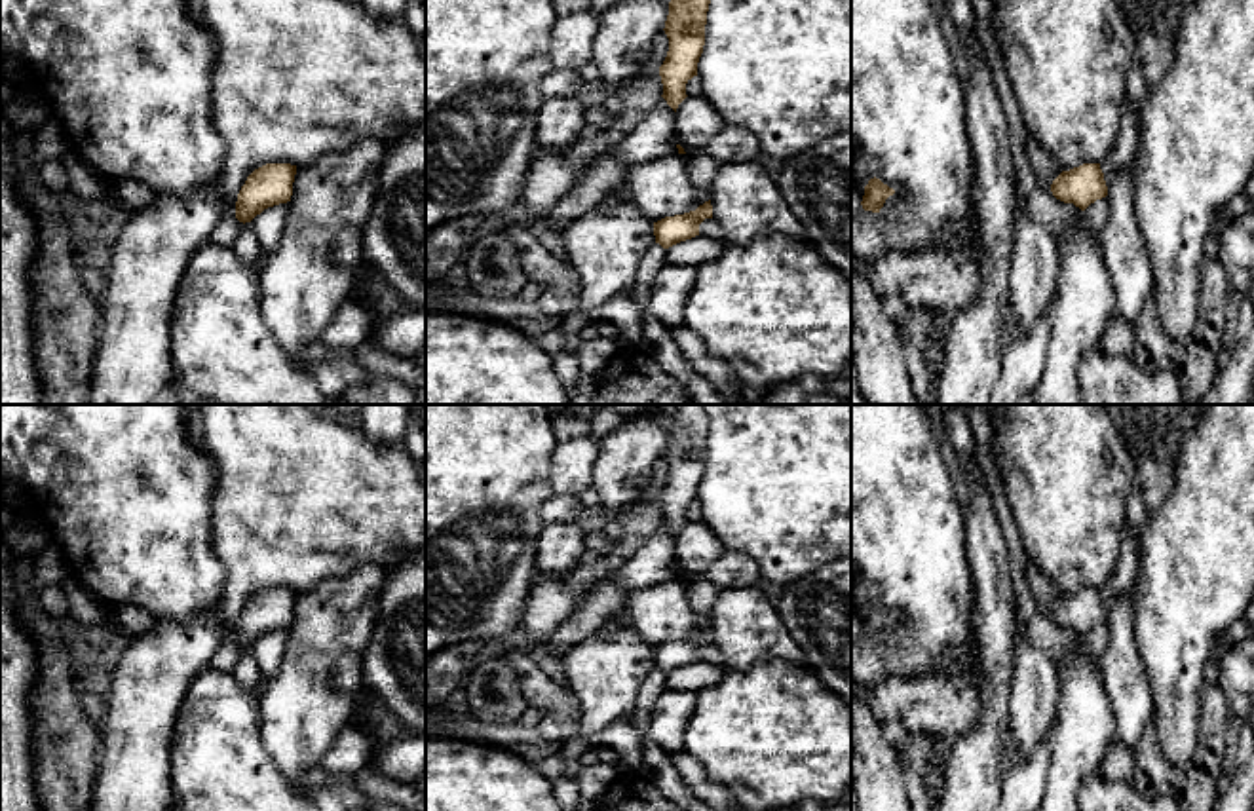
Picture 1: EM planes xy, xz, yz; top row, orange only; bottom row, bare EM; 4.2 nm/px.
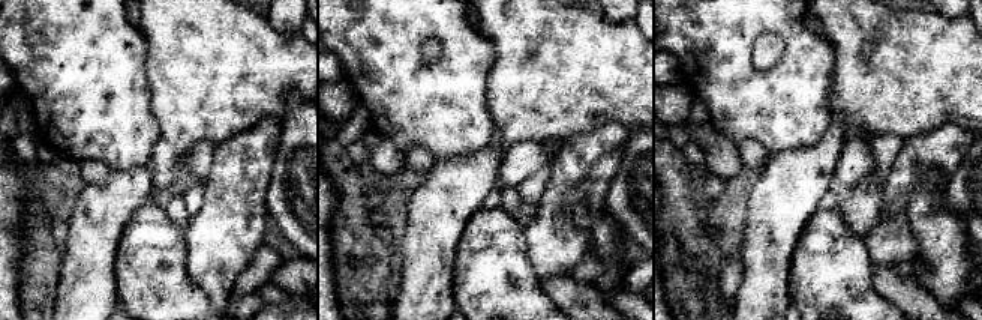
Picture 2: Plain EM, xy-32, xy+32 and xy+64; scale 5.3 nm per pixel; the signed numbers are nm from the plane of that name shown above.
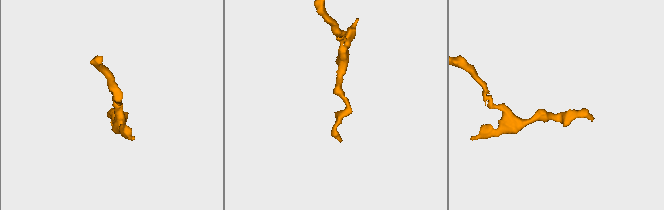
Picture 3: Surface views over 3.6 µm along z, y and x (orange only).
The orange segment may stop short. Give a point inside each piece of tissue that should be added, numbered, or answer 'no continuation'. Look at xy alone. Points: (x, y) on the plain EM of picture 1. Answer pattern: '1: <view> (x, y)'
no continuation

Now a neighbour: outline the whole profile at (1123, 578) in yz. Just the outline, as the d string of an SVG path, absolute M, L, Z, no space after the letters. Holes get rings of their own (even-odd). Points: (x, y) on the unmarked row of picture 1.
M1127 526L1115 572L1112 574L1110 581L1100 589L1108 613L1112 612L1119 593L1132 591L1132 587L1136 585L1138 570L1140 570L1138 549L1132 532Z

